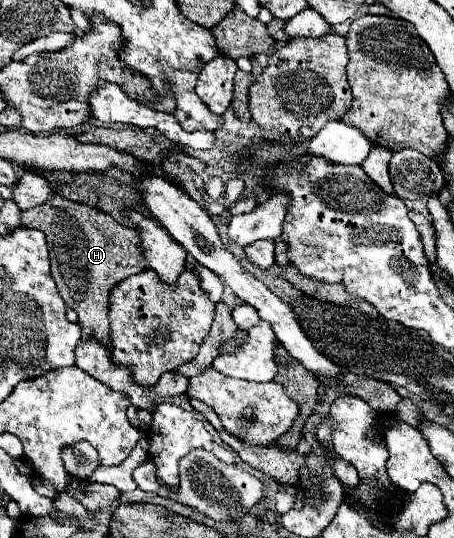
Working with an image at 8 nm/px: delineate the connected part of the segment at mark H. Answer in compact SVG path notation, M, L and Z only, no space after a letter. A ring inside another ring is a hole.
M54 193L44 205L22 211L22 225L44 231L52 259L52 279L56 281L66 305L78 313L82 339L94 335L110 347L108 293L124 277L146 269L142 255L138 255L136 231L120 225L116 219L94 207L74 203L58 193Z

